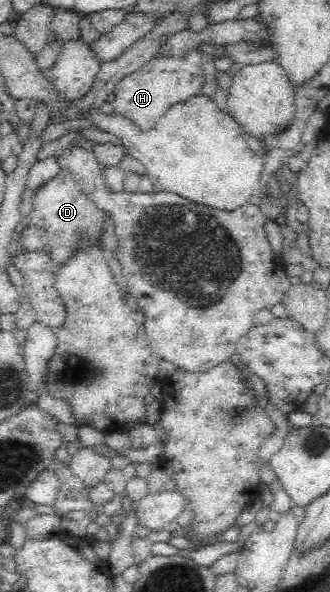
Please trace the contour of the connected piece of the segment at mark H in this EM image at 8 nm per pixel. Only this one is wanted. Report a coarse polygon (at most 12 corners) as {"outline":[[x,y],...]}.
{"outline":[[201,54],[151,58],[114,89],[115,113],[149,131],[202,86]]}

